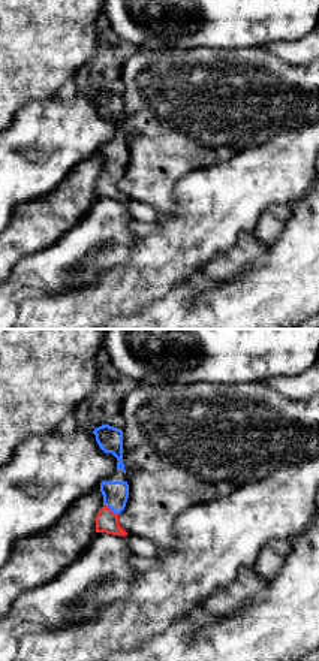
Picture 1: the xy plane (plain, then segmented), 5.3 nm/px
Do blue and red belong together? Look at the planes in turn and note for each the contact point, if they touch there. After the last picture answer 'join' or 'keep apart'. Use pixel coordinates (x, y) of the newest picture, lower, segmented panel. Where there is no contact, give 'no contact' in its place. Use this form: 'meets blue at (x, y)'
meets blue at (111, 509)

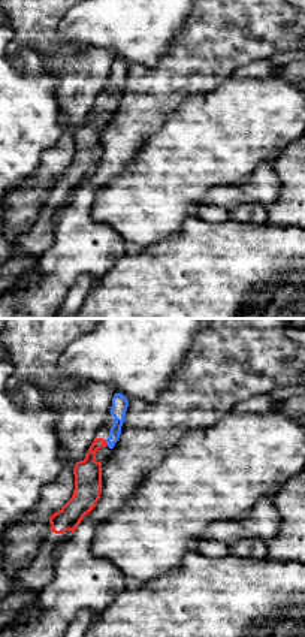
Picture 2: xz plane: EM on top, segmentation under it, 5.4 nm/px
meets blue at (108, 443)

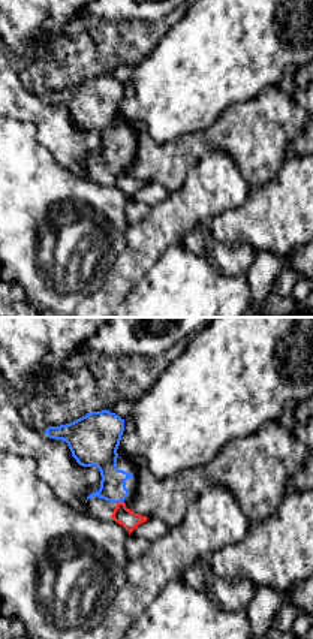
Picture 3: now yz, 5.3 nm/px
meets blue at (120, 502)

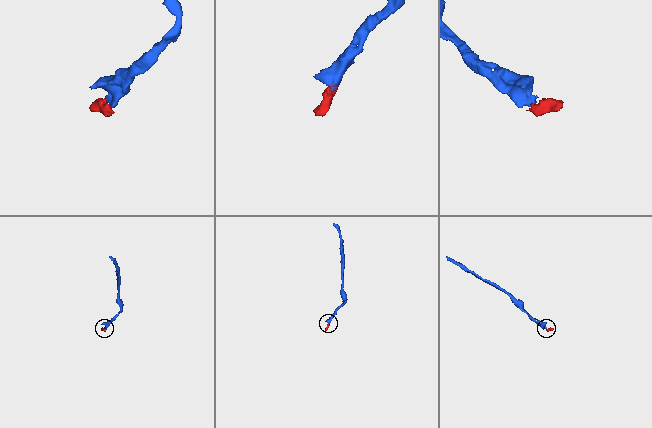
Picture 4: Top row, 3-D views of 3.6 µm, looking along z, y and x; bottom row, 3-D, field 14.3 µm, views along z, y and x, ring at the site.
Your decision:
join

